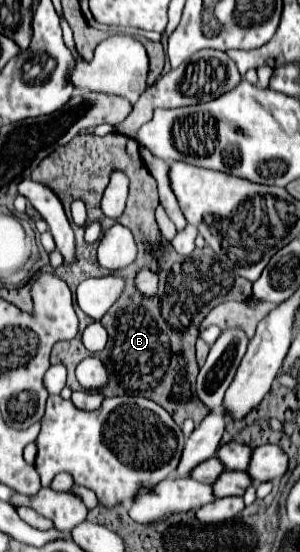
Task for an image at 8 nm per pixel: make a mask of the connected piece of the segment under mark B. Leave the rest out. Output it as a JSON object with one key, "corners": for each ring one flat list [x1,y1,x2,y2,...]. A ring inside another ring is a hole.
{"corners":[[79,133,67,145,45,157,33,169,31,179,47,185,61,199,63,207,69,207,73,199,83,199,89,213,87,223,97,221,103,229,109,229,113,223,121,223,135,235,139,247,137,259,129,267,115,273,125,279,125,289,101,319,101,325,109,333,109,343,99,353,111,377,109,387,105,387,105,395,141,395,159,403,177,425,183,425,185,419,193,419,195,425,199,425,199,421,203,421,209,413,209,409,193,393,193,383,199,371,195,361,199,323,211,307,223,301,251,299,251,283,231,275,219,263,219,257,211,253,211,247,195,249,191,257,183,257,175,253,173,245,161,237,155,221,155,207,159,203,157,185,141,161,137,141,131,137,123,137,121,133,109,133,105,137,95,133],[113,171,123,171,129,177,129,197,119,219,105,217,99,207],[141,267,159,269,159,293,155,301,149,303,143,301,133,287,135,273]]}

